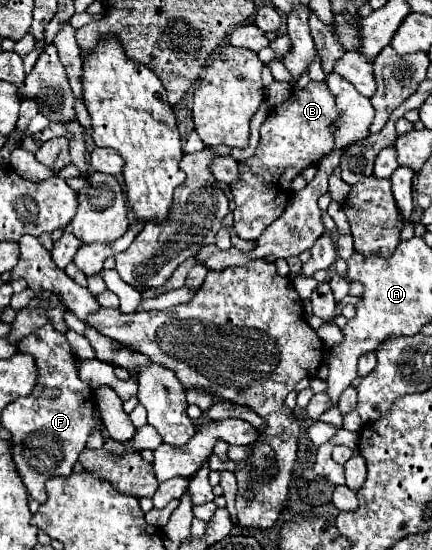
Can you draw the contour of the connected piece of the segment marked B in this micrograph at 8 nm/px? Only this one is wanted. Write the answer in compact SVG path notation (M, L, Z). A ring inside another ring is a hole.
M311 81L297 97L271 109L261 125L261 139L251 159L239 163L239 183L231 185L235 201L235 233L241 239L259 237L287 207L291 199L291 179L303 169L315 165L321 155L333 149L331 125L339 117L335 97L331 97L325 83Z

